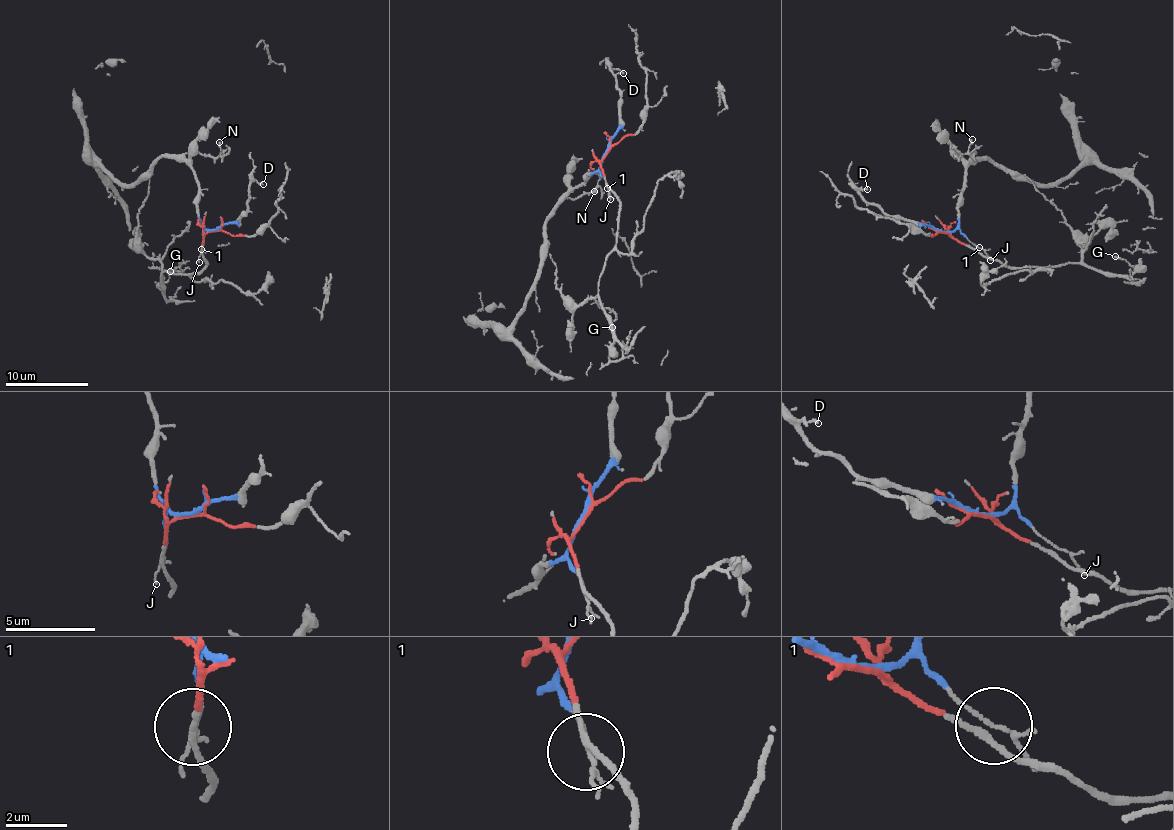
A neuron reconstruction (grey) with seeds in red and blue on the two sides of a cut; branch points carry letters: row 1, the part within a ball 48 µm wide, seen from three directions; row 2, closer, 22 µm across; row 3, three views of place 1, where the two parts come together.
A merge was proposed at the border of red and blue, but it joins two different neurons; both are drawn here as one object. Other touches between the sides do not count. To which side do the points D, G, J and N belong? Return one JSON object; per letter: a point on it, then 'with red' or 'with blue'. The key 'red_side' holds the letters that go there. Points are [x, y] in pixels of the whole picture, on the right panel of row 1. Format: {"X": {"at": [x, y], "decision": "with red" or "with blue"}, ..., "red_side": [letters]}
{"D": {"at": [867, 189], "decision": "with blue"}, "G": {"at": [1115, 256], "decision": "with red"}, "J": {"at": [990, 260], "decision": "with blue"}, "N": {"at": [972, 139], "decision": "with blue"}, "red_side": ["G"]}

